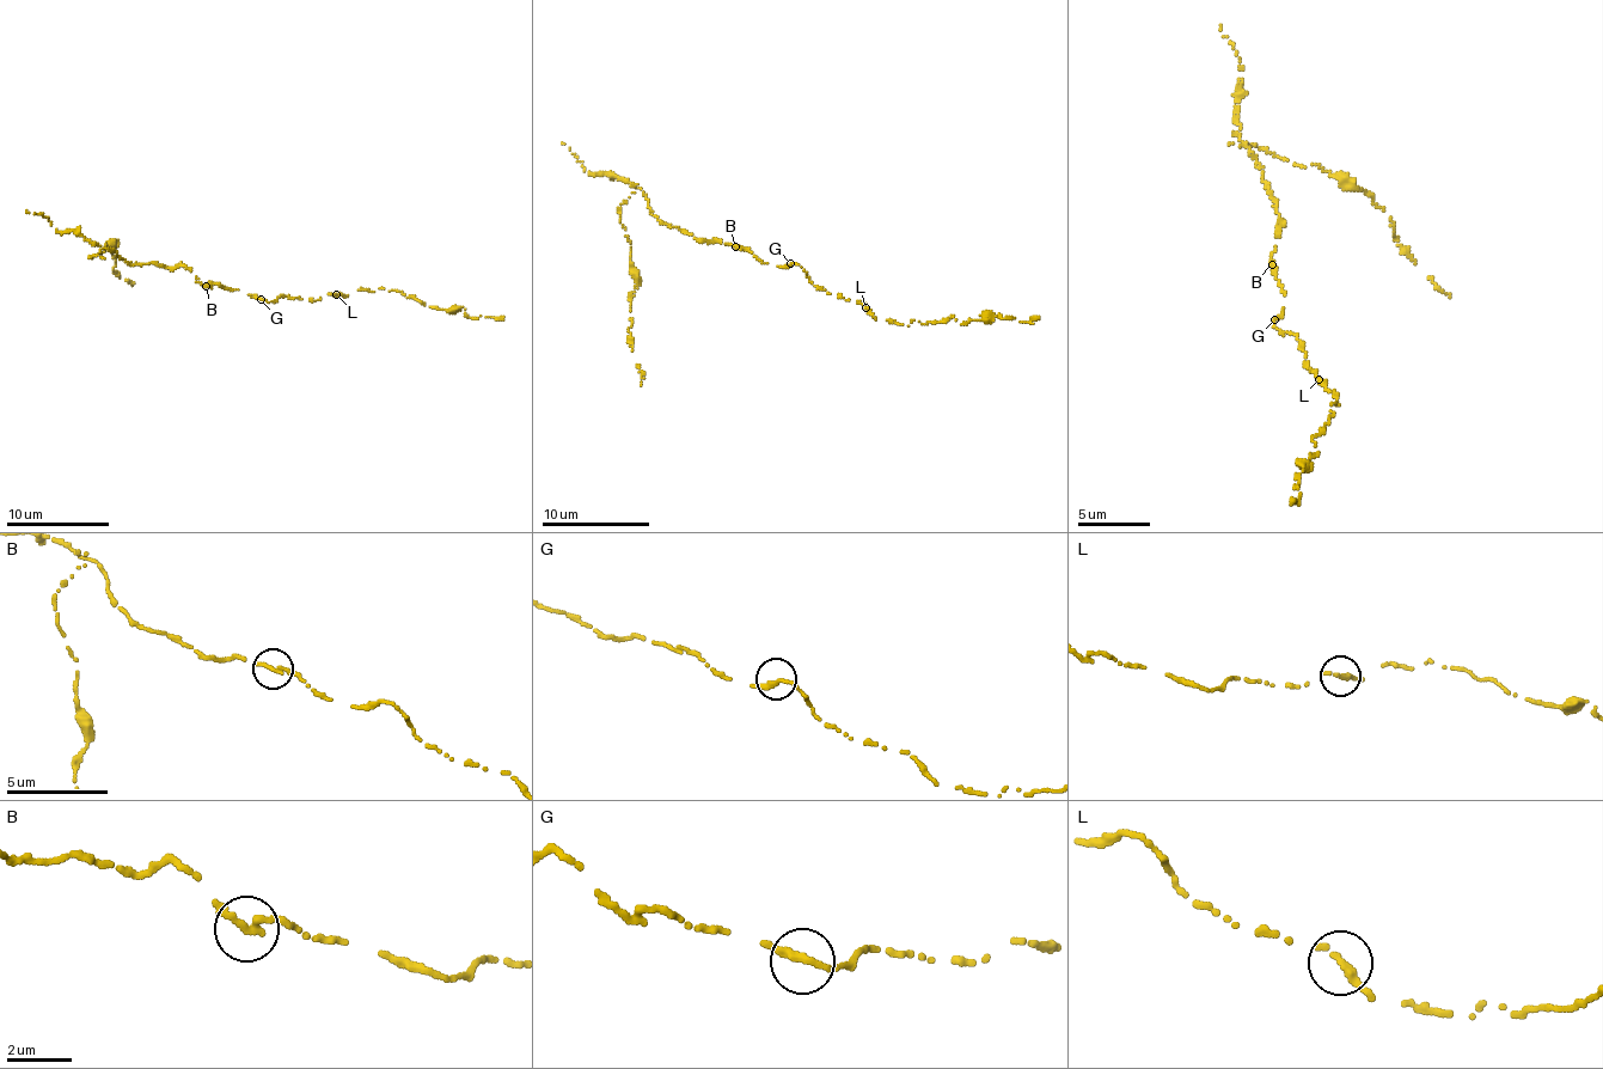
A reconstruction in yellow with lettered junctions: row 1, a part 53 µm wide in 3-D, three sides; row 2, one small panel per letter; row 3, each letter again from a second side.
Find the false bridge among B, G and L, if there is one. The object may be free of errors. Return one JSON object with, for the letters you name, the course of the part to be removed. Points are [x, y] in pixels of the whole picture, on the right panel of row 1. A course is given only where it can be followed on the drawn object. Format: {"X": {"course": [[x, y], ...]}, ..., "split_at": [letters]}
{"B": {"course": [[1271, 266], [1279, 218], [1234, 135], [1240, 147], [1347, 177], [1390, 218], [1397, 240], [1450, 298]]}, "split_at": ["B"]}

